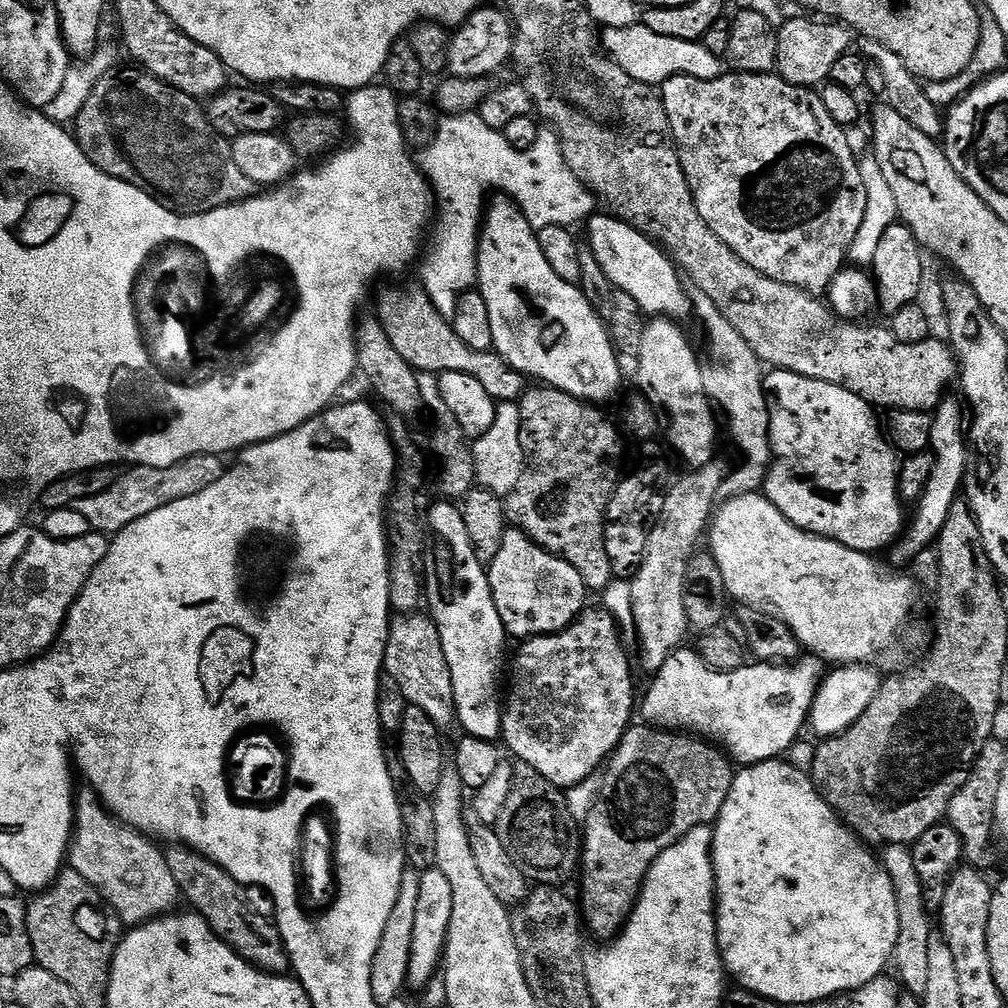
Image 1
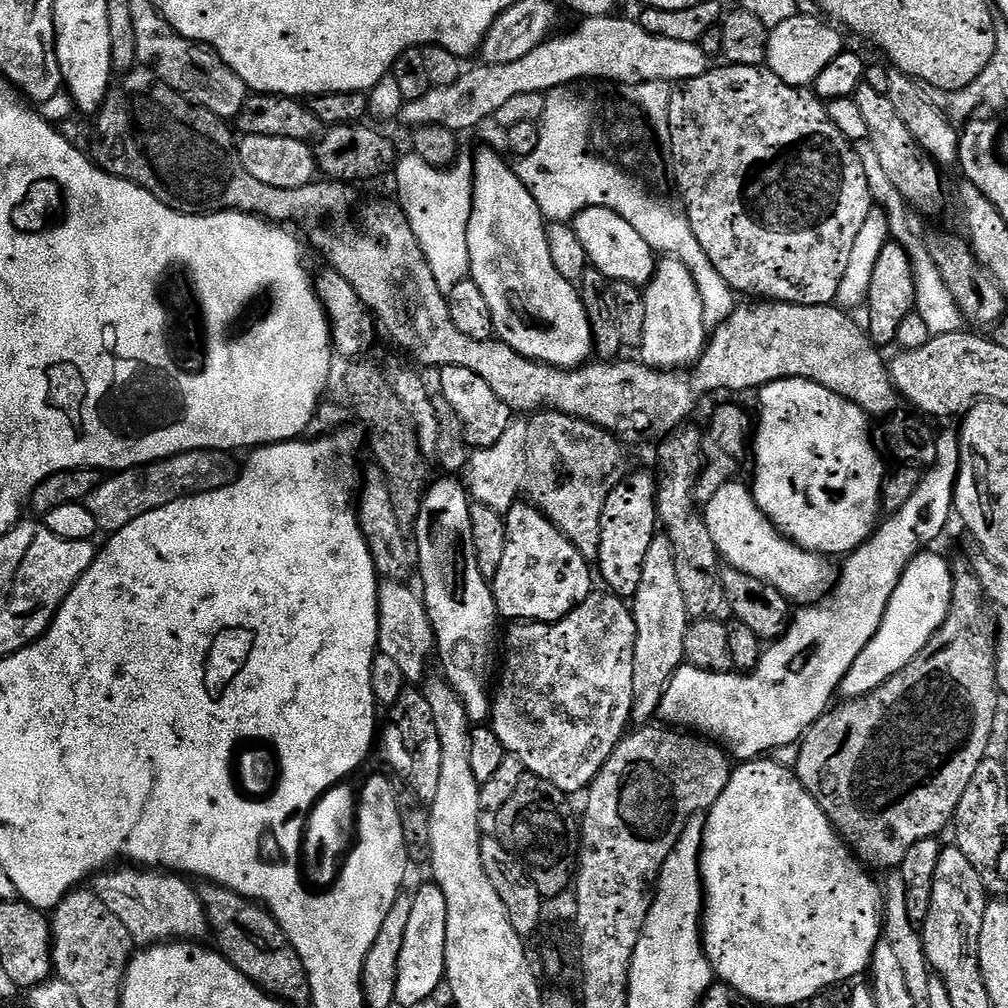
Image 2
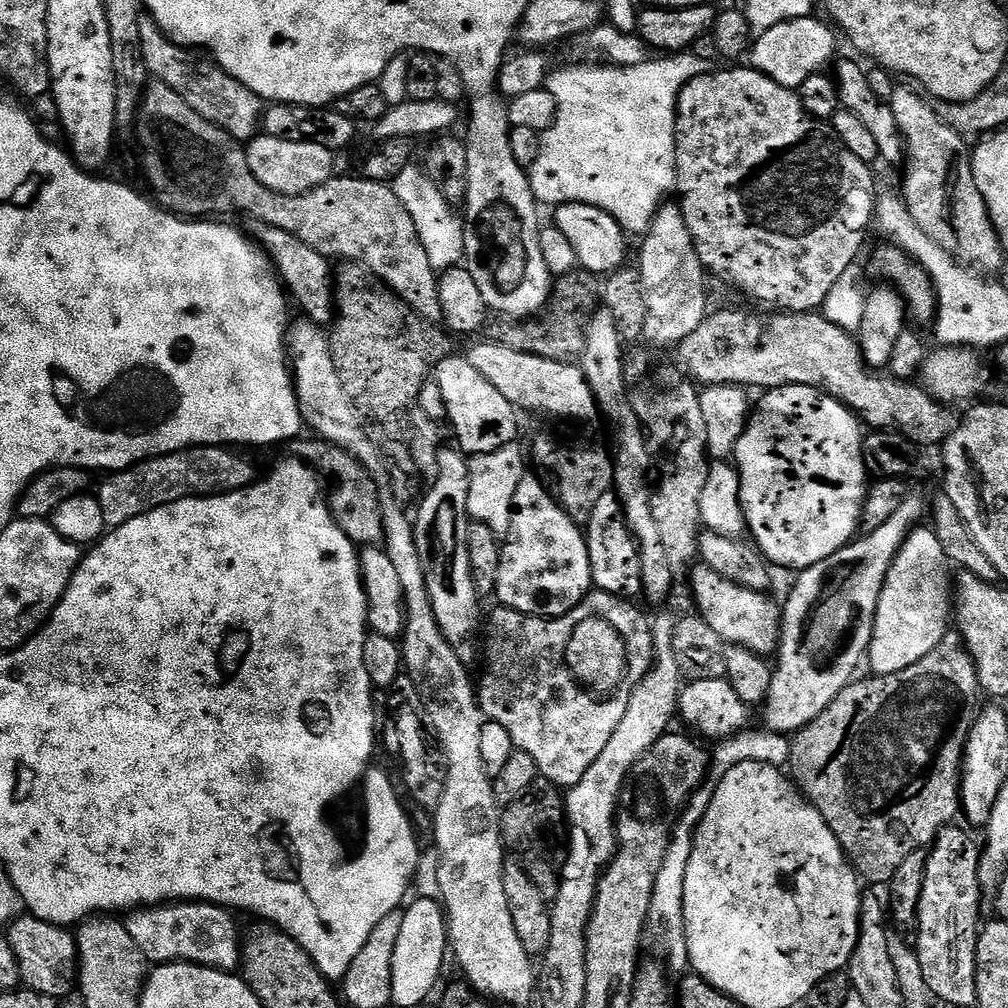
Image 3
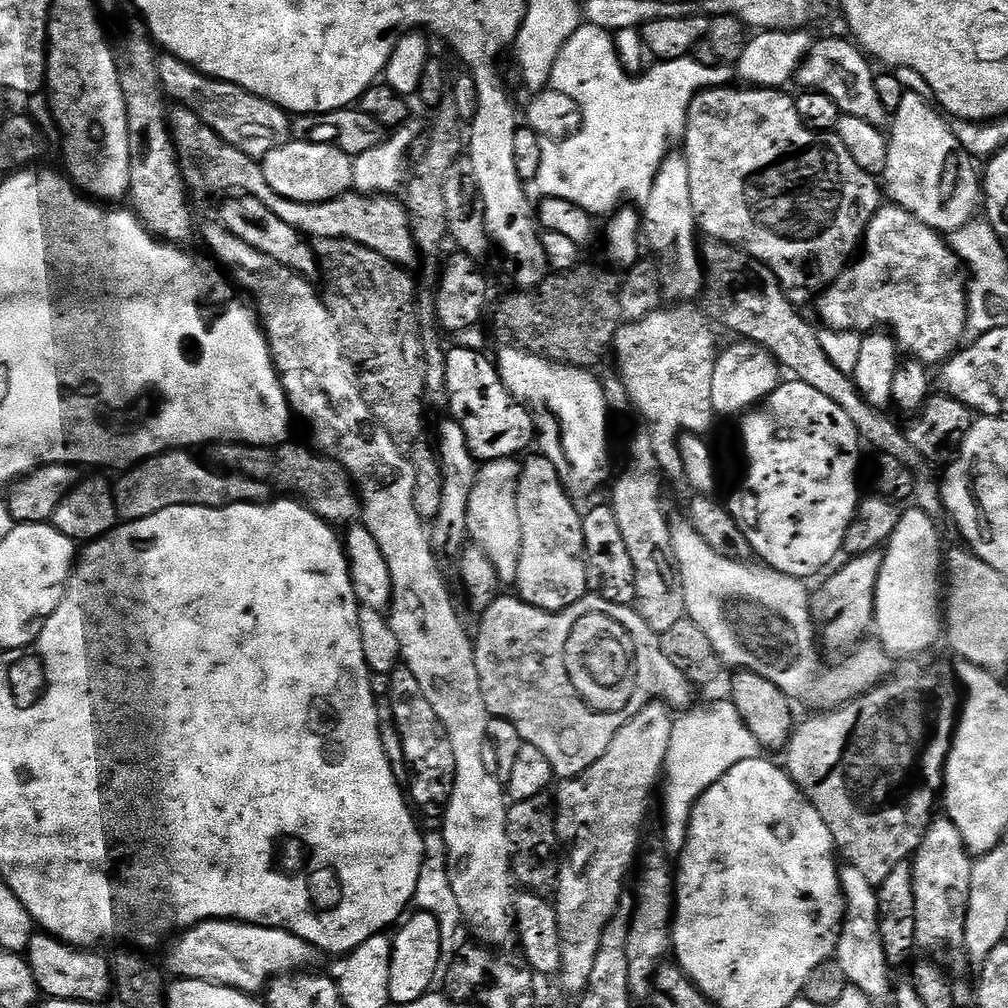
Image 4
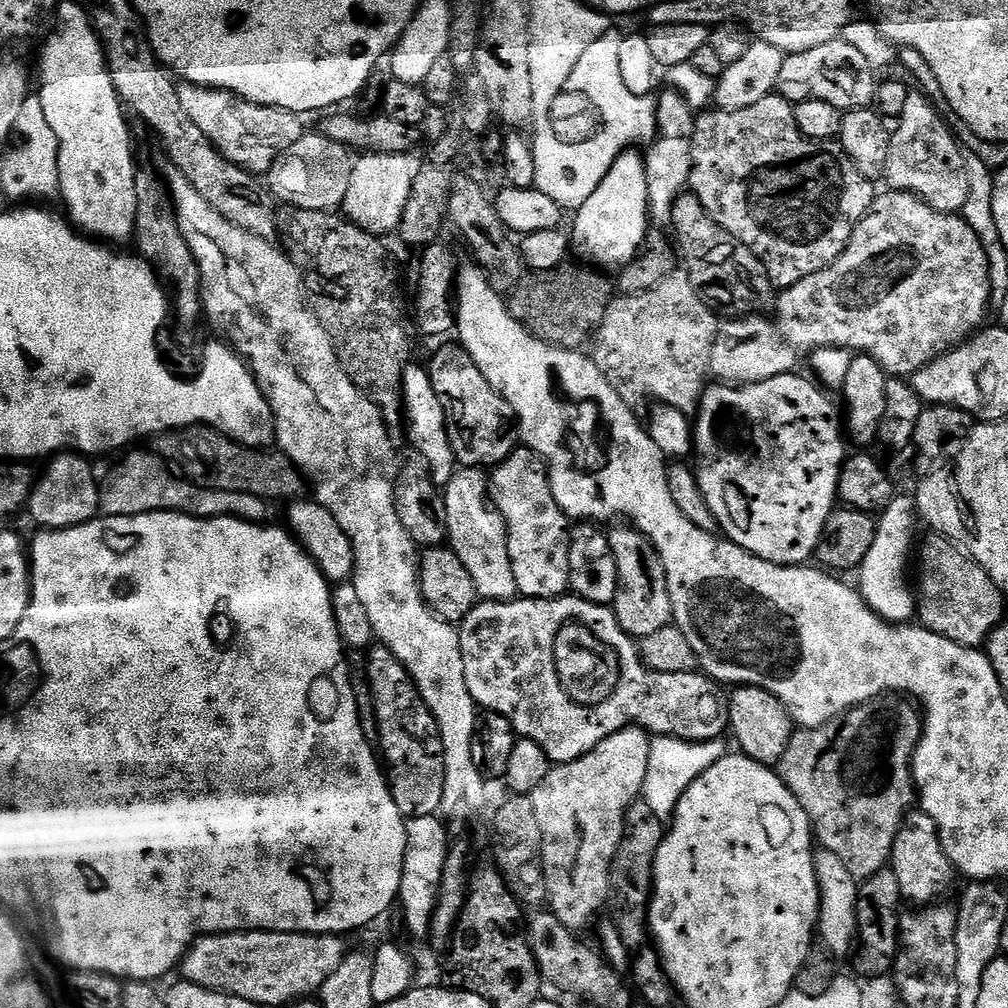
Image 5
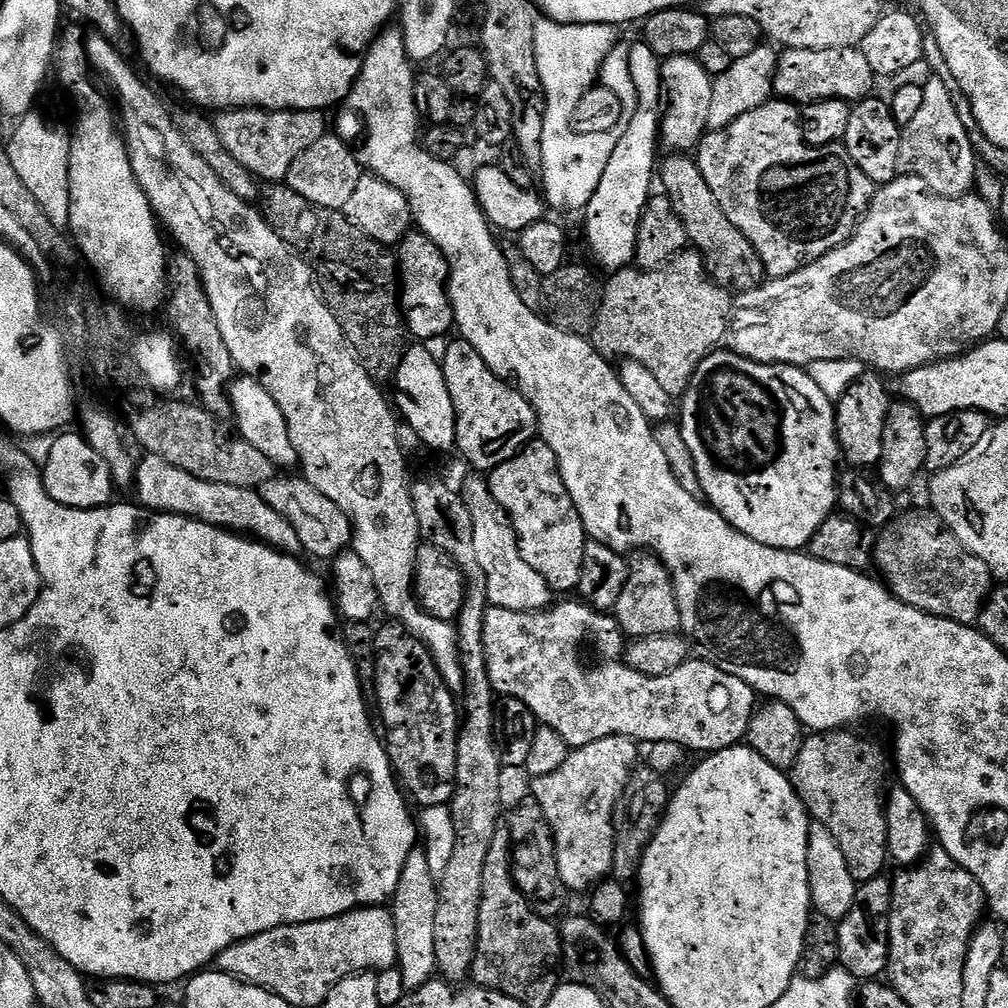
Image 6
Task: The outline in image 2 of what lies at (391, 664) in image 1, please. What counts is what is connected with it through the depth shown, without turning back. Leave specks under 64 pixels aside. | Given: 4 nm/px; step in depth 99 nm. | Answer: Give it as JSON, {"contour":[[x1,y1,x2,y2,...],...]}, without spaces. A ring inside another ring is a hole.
{"contour":[[384,580,377,587,378,638,380,639,378,652,386,655,399,667,405,681,420,682,429,675,427,674,428,659,433,659,436,635,432,632,432,623,428,611,424,608,421,593,417,589,415,592,408,587,412,586,398,580]]}

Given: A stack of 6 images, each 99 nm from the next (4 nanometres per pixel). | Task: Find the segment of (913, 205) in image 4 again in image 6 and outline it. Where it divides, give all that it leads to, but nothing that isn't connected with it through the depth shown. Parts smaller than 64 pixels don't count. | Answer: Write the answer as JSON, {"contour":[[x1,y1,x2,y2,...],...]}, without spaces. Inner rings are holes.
{"contour":[[932,80,929,84,923,85,925,98,922,100,922,106,919,107,914,120,902,128,898,162,903,175,922,178,922,182,926,182,926,186,930,186,930,190,940,196,967,196,973,191,972,184,977,183,978,152,974,144,972,148,972,140,968,137,968,128,964,125,959,110,956,109,956,100,952,97,953,89,950,87,949,81,944,80]]}

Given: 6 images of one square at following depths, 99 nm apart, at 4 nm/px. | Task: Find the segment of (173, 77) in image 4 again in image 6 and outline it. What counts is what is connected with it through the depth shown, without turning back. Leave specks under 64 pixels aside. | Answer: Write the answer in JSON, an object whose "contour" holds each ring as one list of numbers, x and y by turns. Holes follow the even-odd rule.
{"contour":[[234,108,224,110,215,117,218,138,234,158,253,177,264,182,280,182,303,152,326,134,323,111,293,112,291,110,265,110,262,108]]}

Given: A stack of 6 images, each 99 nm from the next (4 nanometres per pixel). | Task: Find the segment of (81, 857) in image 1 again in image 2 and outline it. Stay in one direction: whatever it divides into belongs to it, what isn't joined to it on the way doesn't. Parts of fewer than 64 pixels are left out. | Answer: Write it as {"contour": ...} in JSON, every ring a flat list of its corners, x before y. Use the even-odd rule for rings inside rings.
{"contour":[[116,866,99,873,91,881,90,888,102,898,106,910,130,930,133,945,200,942,205,939,204,935,209,935,208,915,200,901,199,891,191,888,183,875,167,870,145,870,140,866,128,870,132,872,123,872,122,869]]}

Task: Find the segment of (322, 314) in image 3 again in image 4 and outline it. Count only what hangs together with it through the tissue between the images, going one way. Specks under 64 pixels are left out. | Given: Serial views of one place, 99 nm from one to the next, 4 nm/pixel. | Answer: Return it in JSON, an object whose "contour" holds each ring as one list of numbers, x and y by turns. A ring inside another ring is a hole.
{"contour":[[243,194,233,195,224,204,219,219,224,227,229,228,238,238,250,246,254,246,259,252,266,254,279,261,280,264,287,265,288,268,300,273,305,278,315,277,318,272,318,261,316,258,316,249,306,239,303,232,300,232,294,226,290,226,278,218,269,208,264,206,258,198,246,196]]}

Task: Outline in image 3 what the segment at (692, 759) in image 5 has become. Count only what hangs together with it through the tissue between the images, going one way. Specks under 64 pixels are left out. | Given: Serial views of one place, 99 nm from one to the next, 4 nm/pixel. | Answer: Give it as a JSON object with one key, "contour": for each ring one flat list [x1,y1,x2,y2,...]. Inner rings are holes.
{"contour":[[749,727,741,730,735,736,729,736,715,745,716,753,710,756,710,771,703,784,696,789,696,793,688,799,688,805,680,813,676,827,672,830,672,841,666,850,666,858,662,862,662,870,658,870,658,878,654,882,652,905,648,911,648,928,650,940,656,943,656,948,661,952,663,963,676,974,683,973,689,967,688,943,684,937,684,887,686,886,686,866,690,862,692,853,692,840,696,837,696,827,702,822,706,810,712,801,712,793,721,778,730,774,734,766,742,762,760,760,778,769,783,769,792,758,792,741,785,733,774,732,767,727],[752,728,752,729,751,729],[749,731,749,732,748,732],[664,955,664,956,663,956],[672,967,672,968,671,968],[684,968,684,969,683,969]]}

